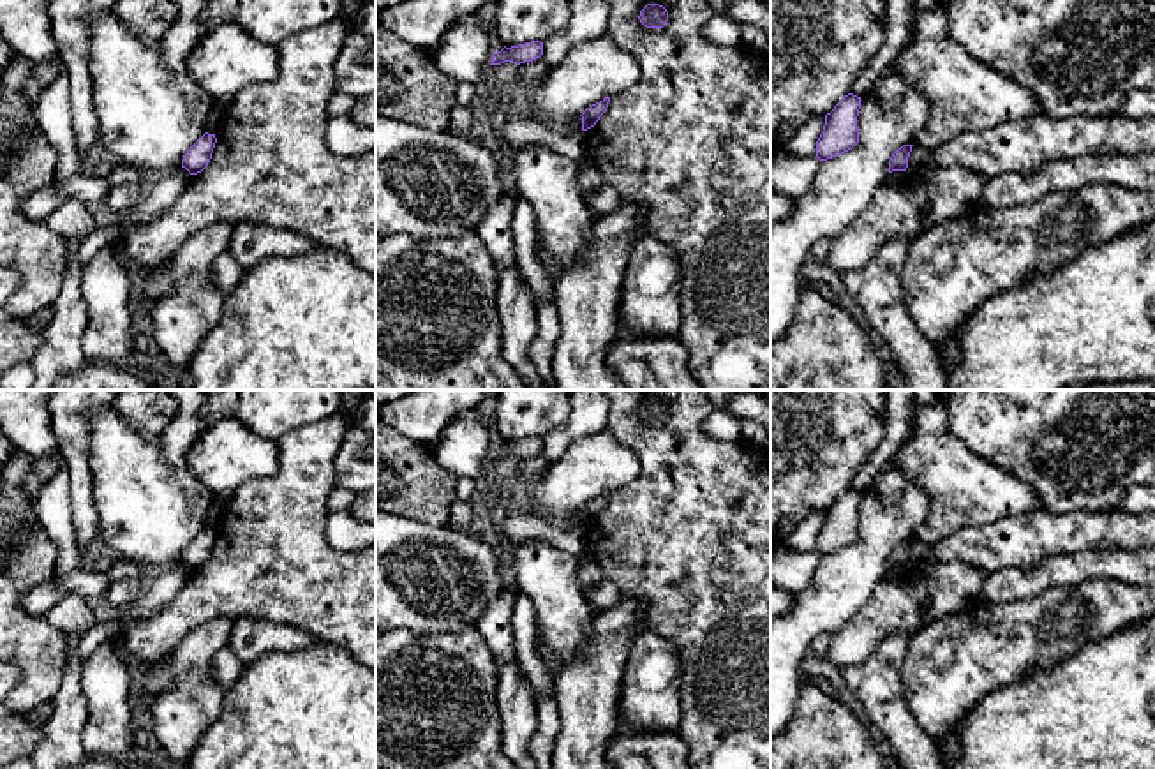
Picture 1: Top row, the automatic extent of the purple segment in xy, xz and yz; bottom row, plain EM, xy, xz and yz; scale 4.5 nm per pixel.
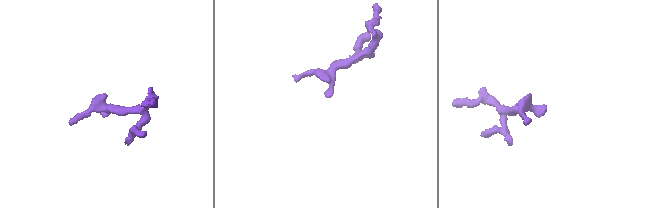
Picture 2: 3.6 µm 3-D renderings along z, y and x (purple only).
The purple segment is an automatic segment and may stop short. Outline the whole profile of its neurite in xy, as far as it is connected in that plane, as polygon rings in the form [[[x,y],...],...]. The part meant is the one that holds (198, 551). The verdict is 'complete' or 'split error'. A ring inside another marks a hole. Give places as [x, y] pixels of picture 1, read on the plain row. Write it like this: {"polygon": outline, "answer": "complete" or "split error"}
{"polygon": [[[205,527],[183,550],[182,563],[185,563],[190,570],[201,568],[212,554],[215,538],[215,529]]], "answer": "complete"}

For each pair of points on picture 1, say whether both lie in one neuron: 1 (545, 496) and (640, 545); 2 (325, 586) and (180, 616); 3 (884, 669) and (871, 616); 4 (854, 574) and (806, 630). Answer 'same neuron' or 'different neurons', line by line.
1: different neurons
2: same neuron
3: different neurons
4: same neuron

